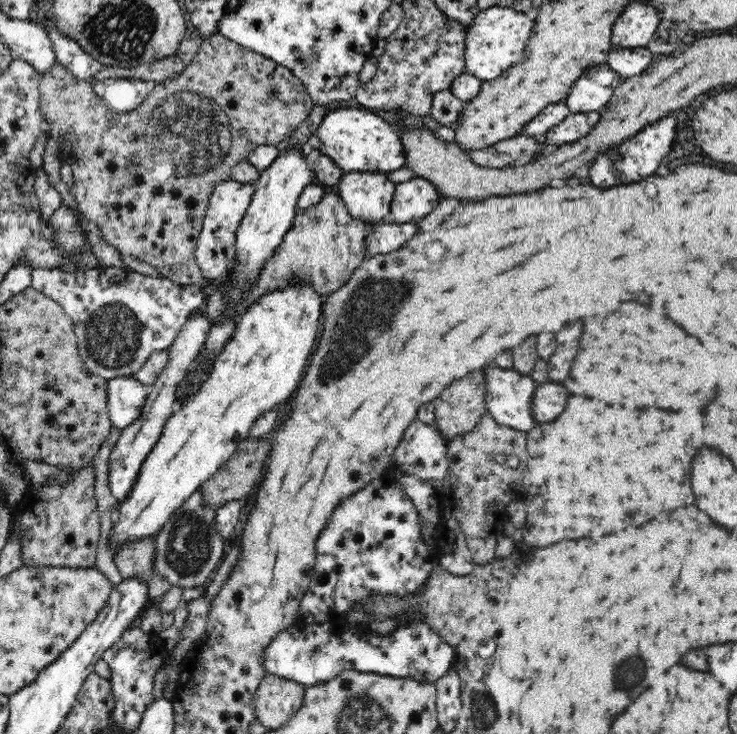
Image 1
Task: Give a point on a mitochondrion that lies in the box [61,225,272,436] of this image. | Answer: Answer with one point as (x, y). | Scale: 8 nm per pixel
(112, 335)

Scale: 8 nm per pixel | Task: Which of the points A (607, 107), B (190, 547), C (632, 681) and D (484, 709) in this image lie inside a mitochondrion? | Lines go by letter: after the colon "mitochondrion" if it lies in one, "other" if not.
A: other
B: mitochondrion
C: mitochondrion
D: mitochondrion

